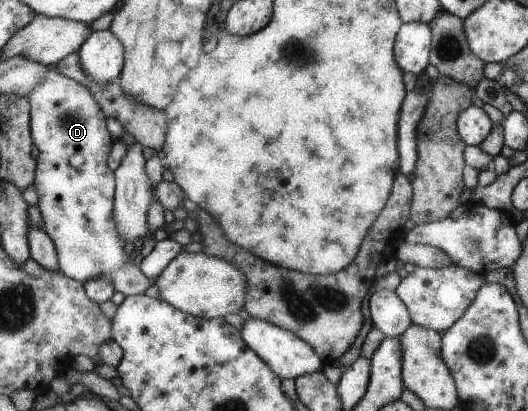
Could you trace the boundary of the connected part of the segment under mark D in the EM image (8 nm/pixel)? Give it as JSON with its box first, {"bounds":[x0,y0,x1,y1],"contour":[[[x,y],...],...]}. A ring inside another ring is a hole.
{"bounds":[27,69,150,296],"contour":[[[48,69],[27,97],[31,139],[39,152],[34,159],[33,187],[42,219],[41,228],[51,237],[58,253],[58,270],[64,273],[64,276],[81,283],[106,275],[109,276],[114,291],[124,296],[144,295],[144,290],[150,286],[150,282],[148,277],[134,266],[134,262],[126,262],[126,256],[122,254],[123,240],[118,234],[114,220],[115,180],[113,172],[106,165],[106,156],[114,138],[106,130],[103,109],[99,107],[89,88],[58,73],[56,69]]]}

